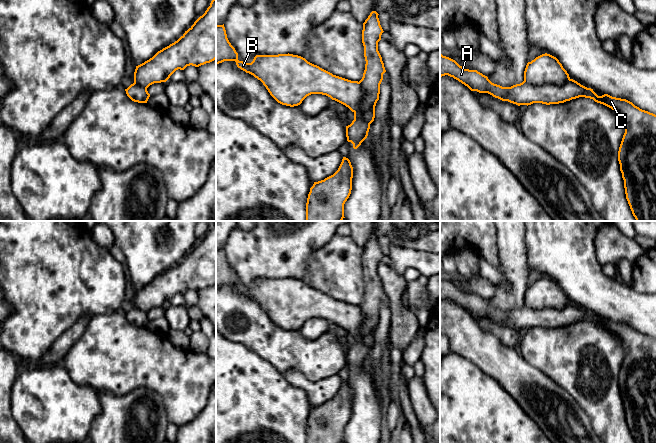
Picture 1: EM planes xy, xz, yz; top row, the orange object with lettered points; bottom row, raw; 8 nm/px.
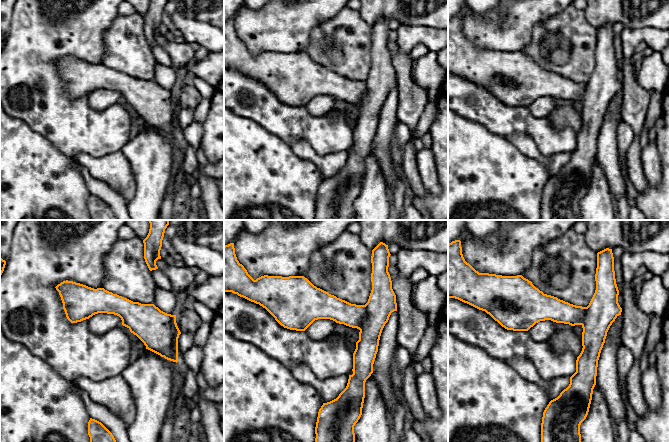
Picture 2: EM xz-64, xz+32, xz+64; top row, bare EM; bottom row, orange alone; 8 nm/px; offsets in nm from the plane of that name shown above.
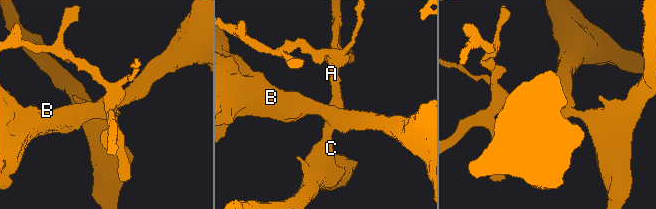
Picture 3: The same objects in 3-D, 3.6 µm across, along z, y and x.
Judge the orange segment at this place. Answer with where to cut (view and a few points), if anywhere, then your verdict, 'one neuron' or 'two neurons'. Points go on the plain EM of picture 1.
no cut; one neuron

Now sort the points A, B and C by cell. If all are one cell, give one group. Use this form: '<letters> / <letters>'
A B C

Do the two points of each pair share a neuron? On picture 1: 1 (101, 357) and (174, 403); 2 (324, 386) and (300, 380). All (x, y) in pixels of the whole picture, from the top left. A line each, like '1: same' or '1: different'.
1: same
2: same

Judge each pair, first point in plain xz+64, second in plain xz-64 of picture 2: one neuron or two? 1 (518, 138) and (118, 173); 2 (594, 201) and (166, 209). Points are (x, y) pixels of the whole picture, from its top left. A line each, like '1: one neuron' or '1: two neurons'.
1: one neuron
2: two neurons

